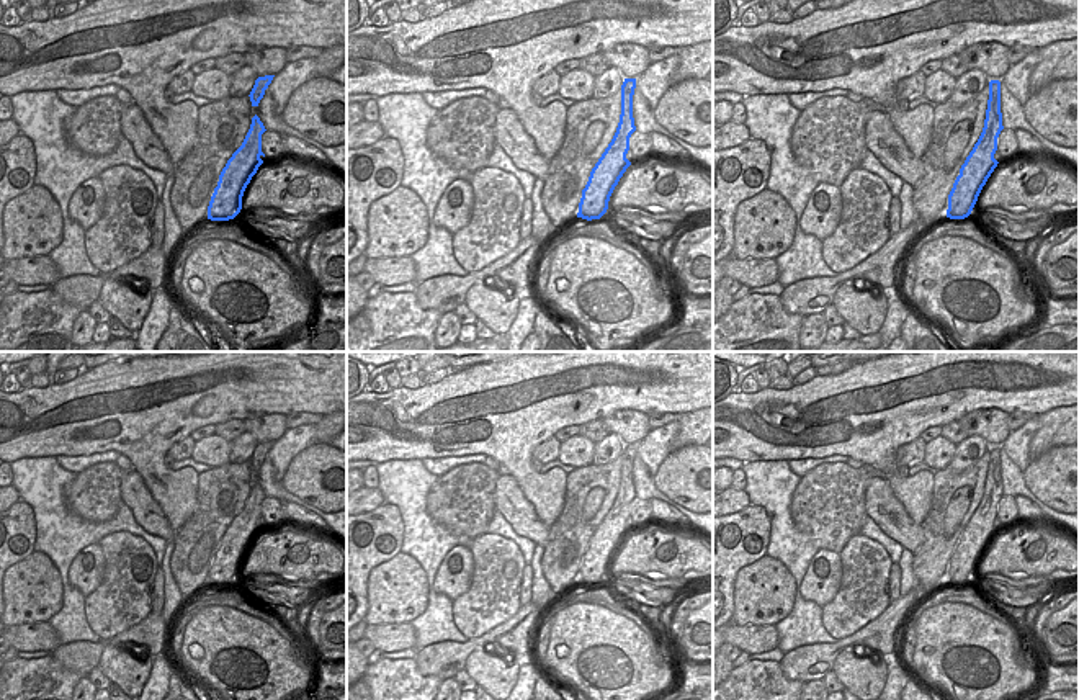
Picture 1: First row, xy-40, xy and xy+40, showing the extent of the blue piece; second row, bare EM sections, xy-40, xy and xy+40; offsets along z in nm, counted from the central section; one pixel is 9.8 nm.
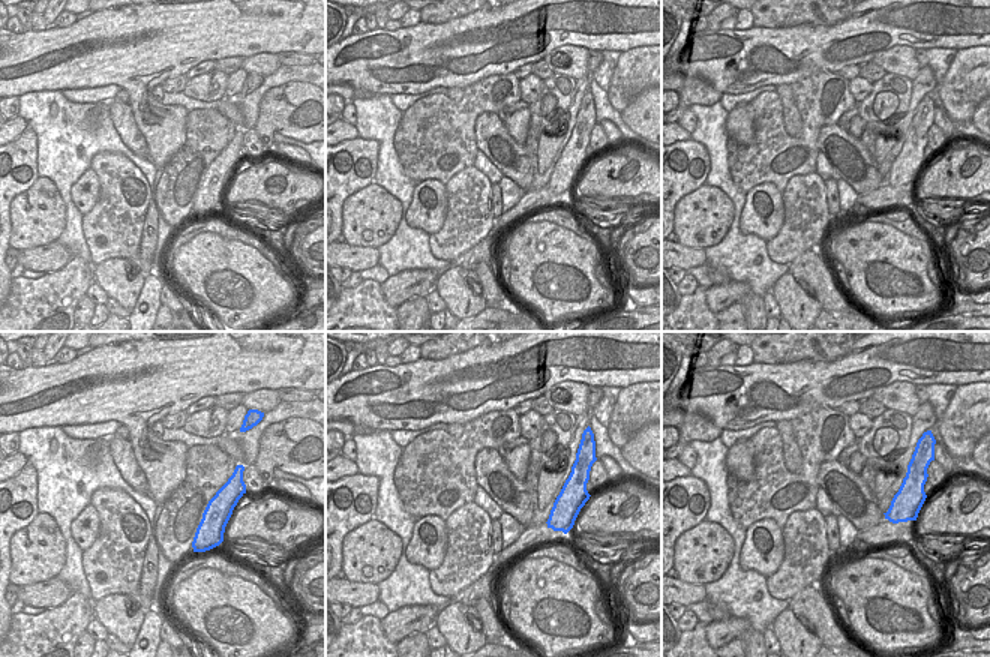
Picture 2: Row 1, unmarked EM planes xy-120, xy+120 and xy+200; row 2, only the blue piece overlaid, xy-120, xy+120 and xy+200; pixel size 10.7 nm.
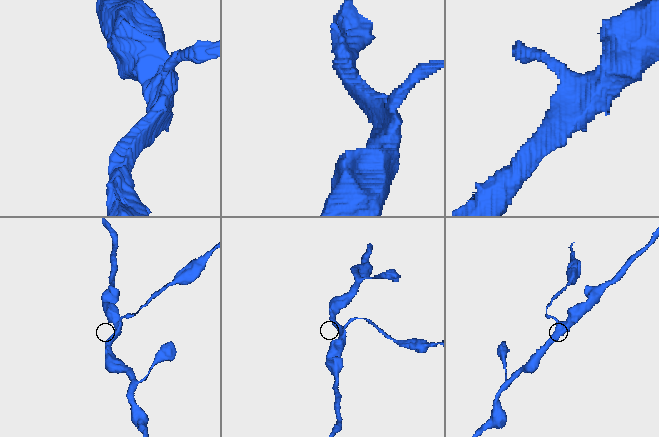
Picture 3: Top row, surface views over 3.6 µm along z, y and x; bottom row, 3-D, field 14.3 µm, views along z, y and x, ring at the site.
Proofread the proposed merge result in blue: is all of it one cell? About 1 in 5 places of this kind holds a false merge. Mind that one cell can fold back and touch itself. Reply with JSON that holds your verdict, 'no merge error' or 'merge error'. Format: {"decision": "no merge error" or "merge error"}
{"decision": "no merge error"}

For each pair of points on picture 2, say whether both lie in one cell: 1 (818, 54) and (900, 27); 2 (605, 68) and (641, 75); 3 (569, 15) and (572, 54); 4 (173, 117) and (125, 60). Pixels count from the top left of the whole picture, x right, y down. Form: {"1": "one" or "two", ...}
{"1": "one", "2": "two", "3": "two", "4": "one"}

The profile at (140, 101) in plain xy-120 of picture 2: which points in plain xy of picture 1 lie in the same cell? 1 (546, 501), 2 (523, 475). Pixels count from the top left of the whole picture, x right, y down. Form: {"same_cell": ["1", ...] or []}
{"same_cell": ["1", "2"]}

